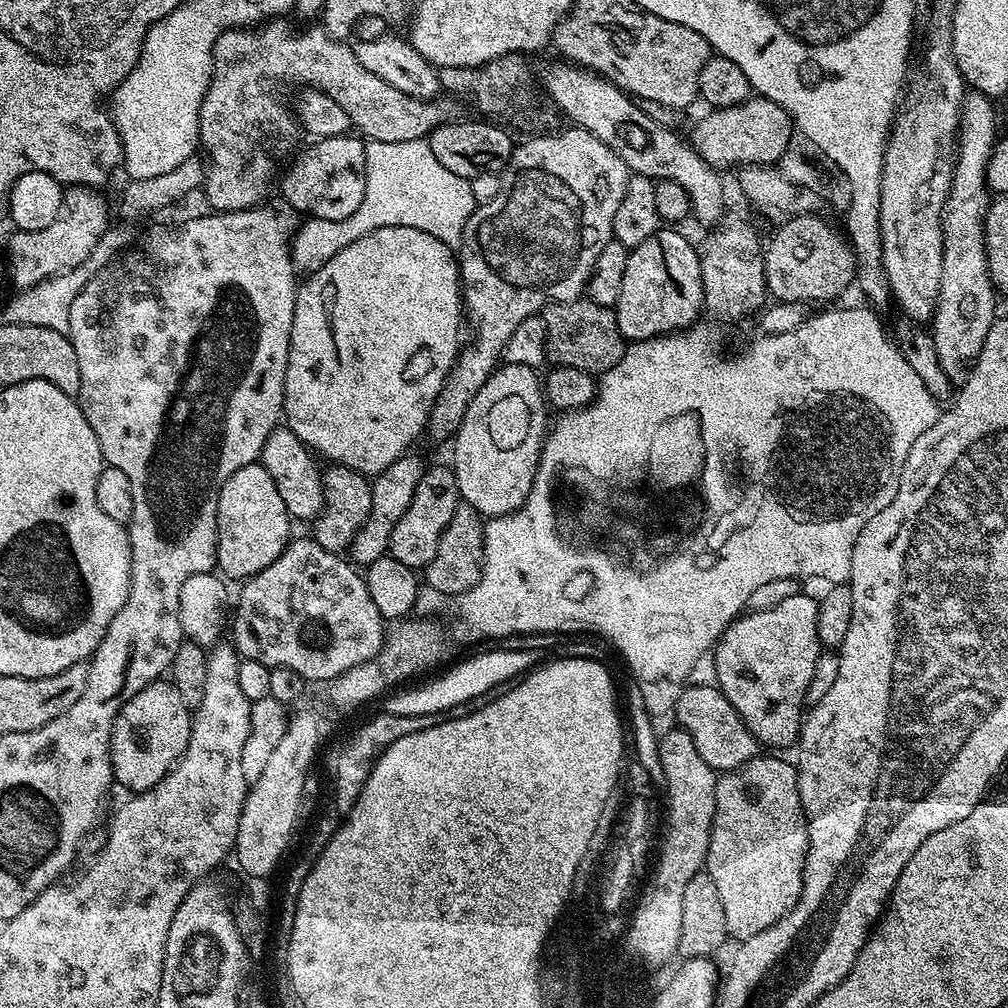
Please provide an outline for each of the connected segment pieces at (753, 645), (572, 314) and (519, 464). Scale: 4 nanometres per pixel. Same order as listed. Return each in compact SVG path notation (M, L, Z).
M807 594L786 598L786 602L778 602L778 606L770 606L766 610L745 611L729 624L716 641L715 683L730 706L738 710L750 734L754 734L756 741L765 749L780 750L776 748L788 748L791 744L793 747L799 741L800 726L806 715L804 695L810 686L810 678L814 678L814 666L821 651L822 645L818 638L818 600L815 595L812 597Z
M577 298L549 303L542 315L546 326L546 357L553 365L574 366L574 370L603 374L624 357L626 341L618 330L612 308L598 306L598 302L587 298Z
M504 364L492 373L492 377L484 383L482 390L474 394L454 437L456 445L452 448L450 464L456 473L461 501L478 510L481 516L505 516L518 511L527 502L536 477L536 467L540 464L546 425L549 423L544 408L546 409L546 401L542 380L537 369L530 366Z

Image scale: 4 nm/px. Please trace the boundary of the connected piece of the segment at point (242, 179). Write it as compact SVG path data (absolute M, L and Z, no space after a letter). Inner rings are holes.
M273 18L255 30L229 30L217 38L212 48L212 81L206 90L206 98L202 98L199 142L206 157L202 194L208 199L212 212L237 212L257 207L263 201L260 199L268 192L267 185L272 179L272 183L277 179L280 160L287 161L293 155L292 147L302 137L302 129L289 105L287 108L279 104L268 93L268 83L275 76L297 80L300 86L311 86L327 94L334 102L338 102L338 106L342 106L342 110L346 110L352 119L352 128L368 140L406 142L425 139L425 101L407 96L402 90L382 82L378 74L370 74L370 70L358 62L355 51L351 47L347 48L345 41L328 37L323 26L304 26L301 32L295 32L286 21L284 18Z

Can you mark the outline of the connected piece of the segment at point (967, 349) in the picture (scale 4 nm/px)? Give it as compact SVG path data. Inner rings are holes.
M972 90L965 95L960 108L960 125L958 143L954 148L952 165L952 181L949 193L946 194L944 213L941 214L941 234L944 236L942 250L942 276L940 297L937 298L936 310L930 321L930 333L937 351L938 362L942 370L952 382L959 381L969 371L970 365L982 350L986 342L986 334L998 319L996 300L998 293L992 287L992 279L988 273L988 255L984 245L984 219L988 217L990 189L988 187L988 163L992 157L992 149L996 147L996 108L989 97Z

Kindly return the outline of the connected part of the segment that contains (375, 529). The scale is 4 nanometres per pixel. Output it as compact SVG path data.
M412 455L399 456L385 472L381 472L371 481L370 514L366 518L366 522L362 522L358 534L354 534L351 544L346 549L353 565L367 566L378 562L378 558L388 555L390 534L394 534L394 526L398 526L398 518L402 518L402 514L406 514L406 510L414 498L414 490L420 479L424 477L425 461L422 462L418 457Z

